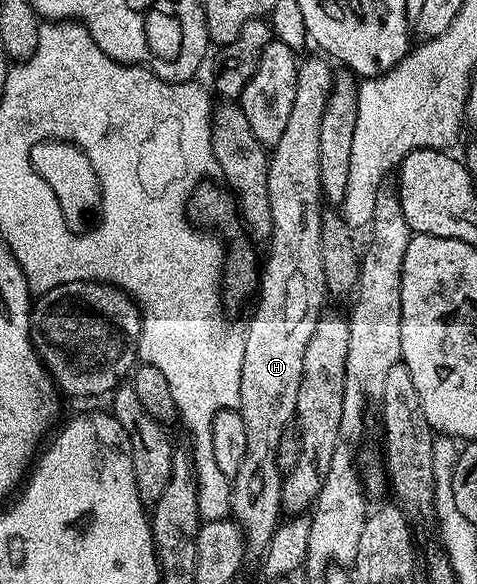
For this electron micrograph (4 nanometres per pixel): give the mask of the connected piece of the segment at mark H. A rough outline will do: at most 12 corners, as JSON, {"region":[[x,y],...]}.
{"region":[[298,64],[271,146],[272,235],[244,333],[249,558],[282,520],[278,443],[330,294],[318,131],[334,69]]}

